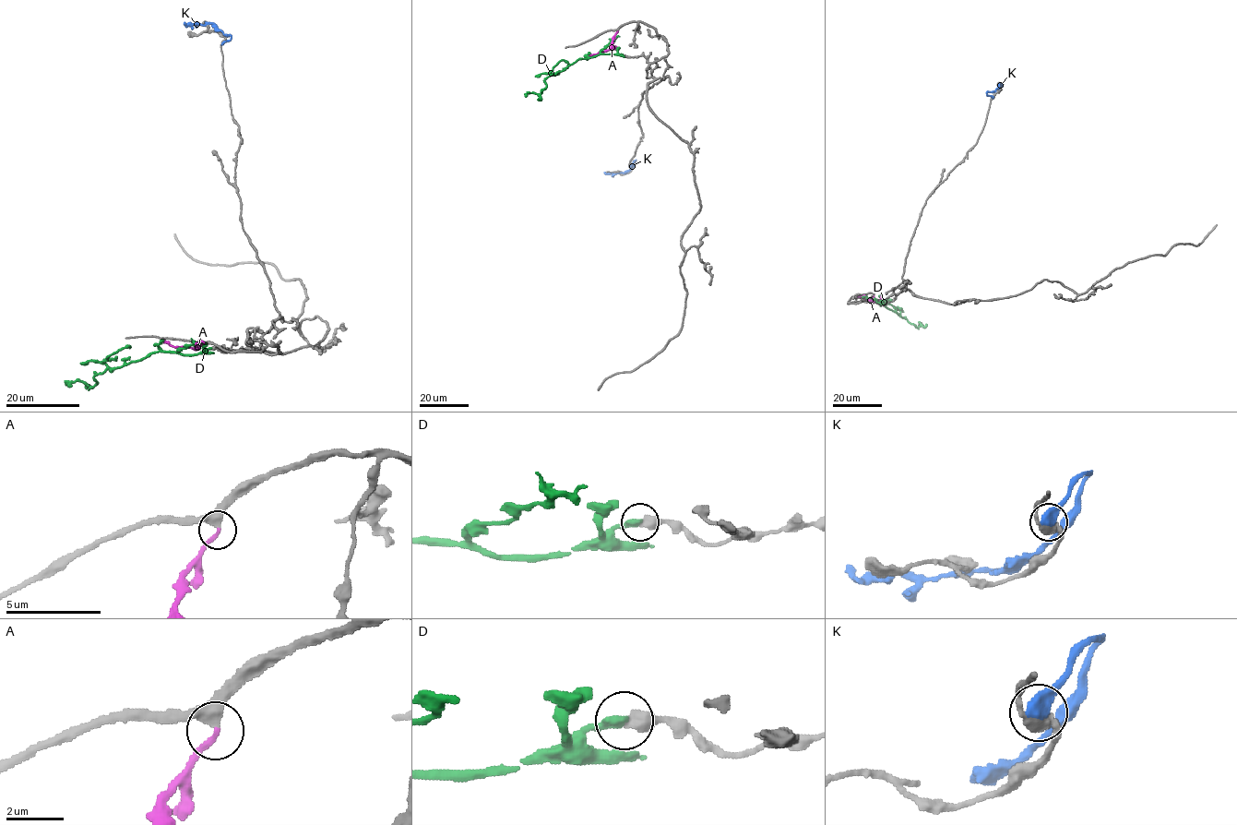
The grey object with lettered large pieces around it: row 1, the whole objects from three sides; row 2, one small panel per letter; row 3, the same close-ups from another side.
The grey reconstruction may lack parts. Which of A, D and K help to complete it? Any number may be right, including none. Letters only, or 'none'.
A

